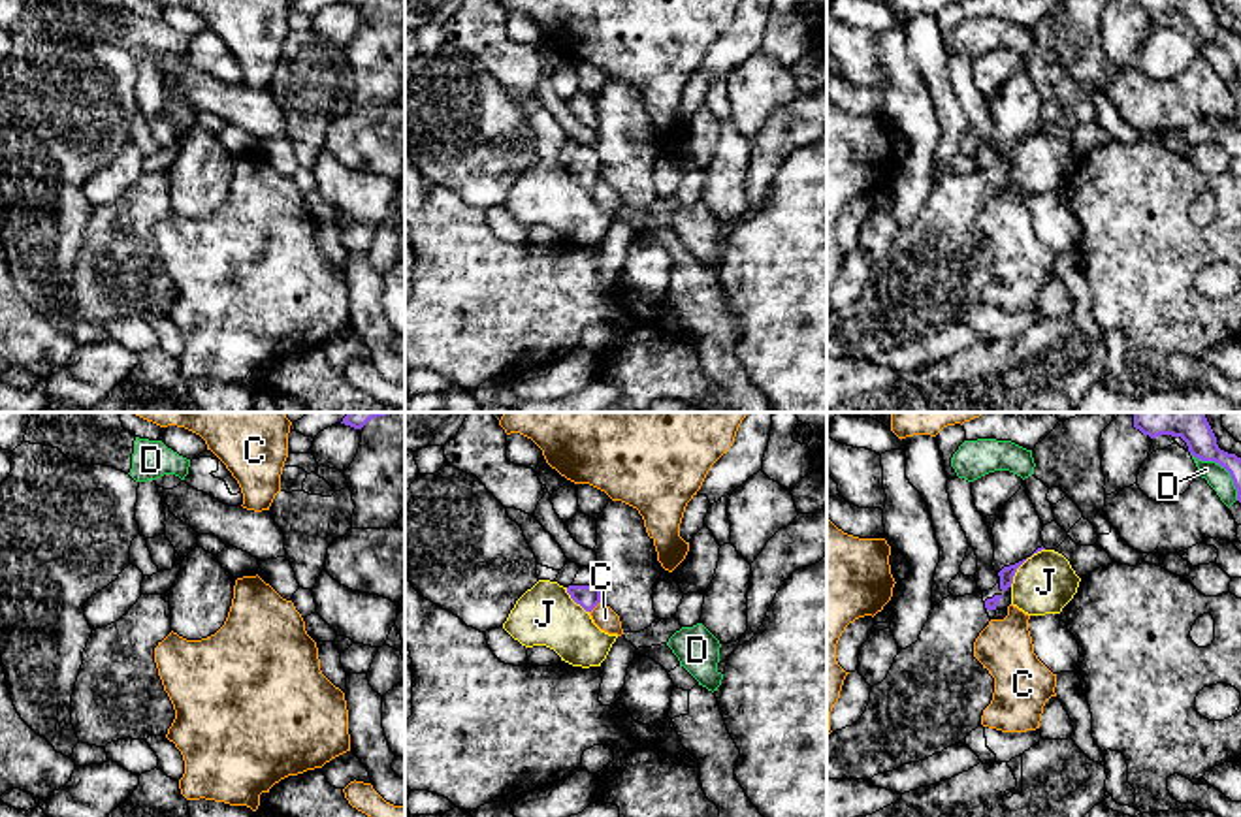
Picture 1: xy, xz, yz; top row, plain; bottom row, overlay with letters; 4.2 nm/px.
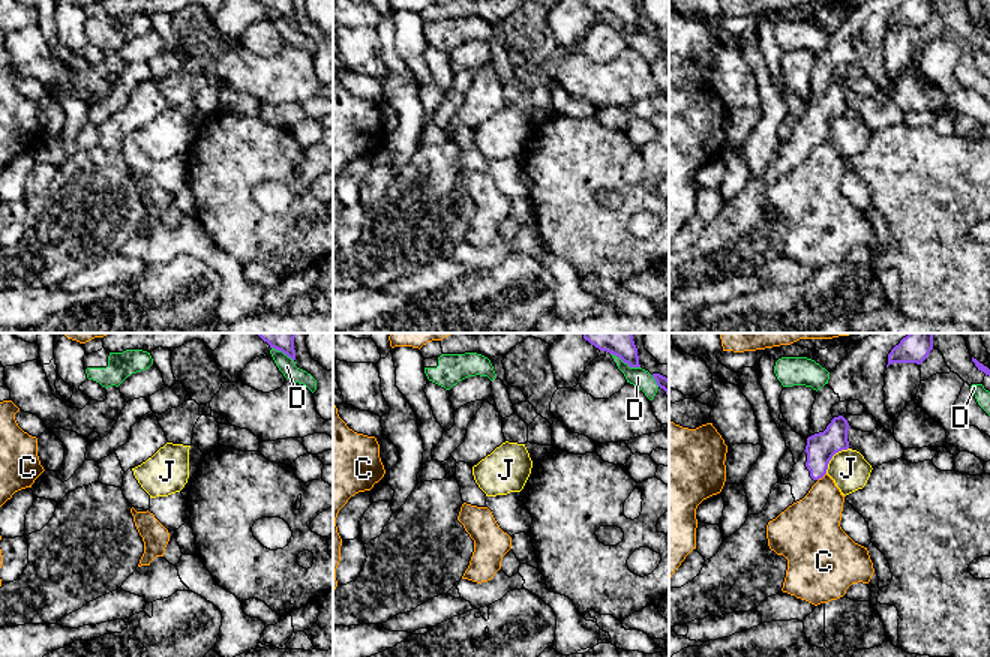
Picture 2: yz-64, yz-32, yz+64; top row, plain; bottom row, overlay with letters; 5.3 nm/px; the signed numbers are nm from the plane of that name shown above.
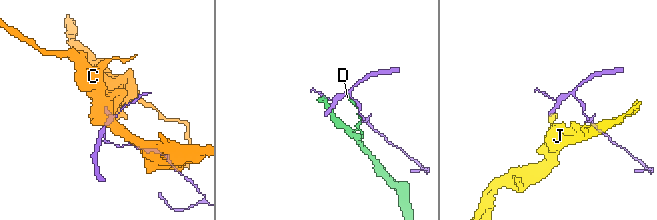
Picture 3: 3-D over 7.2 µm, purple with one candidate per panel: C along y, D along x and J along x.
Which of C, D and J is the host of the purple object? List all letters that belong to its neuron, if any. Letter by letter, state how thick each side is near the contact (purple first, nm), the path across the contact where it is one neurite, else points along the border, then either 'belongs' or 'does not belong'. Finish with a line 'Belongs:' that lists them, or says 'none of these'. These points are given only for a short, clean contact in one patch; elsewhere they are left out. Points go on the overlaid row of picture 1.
C: 100/100 nm | does not belong
D: 160/100 nm | does not belong
J: 70/260 nm | along yz (1044, 548), (1034, 552), (1017, 569), (1010, 586) | does not belong
Belongs: none of these

